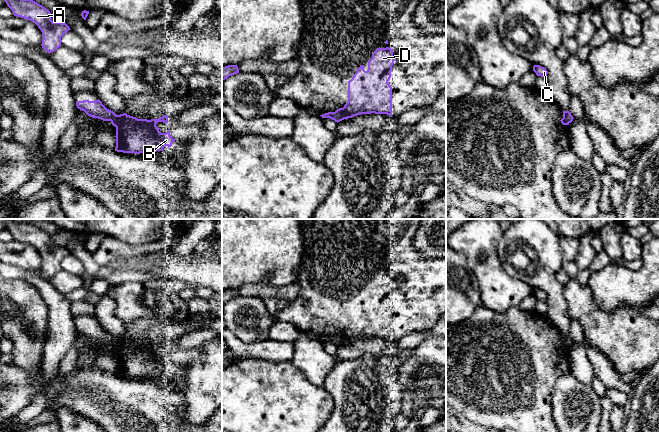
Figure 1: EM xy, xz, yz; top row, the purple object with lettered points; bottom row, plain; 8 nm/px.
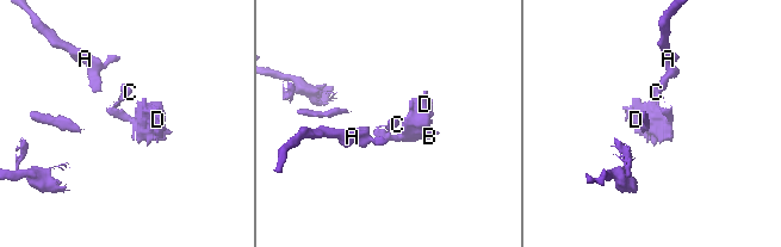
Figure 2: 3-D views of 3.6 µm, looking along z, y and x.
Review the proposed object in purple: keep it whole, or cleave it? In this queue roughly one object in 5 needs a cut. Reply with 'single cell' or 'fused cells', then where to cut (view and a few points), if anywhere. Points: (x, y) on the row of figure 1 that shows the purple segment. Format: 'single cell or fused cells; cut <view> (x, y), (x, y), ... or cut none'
fused cells; cut xz (334, 112), (343, 119)

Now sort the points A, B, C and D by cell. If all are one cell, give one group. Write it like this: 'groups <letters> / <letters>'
groups A C / B D

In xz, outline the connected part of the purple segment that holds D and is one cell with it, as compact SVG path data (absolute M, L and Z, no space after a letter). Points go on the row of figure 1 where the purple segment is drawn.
M377 48L368 69L360 65L348 81L348 102L335 113L343 119L371 113L392 116L392 87L388 81L395 60L391 48Z

